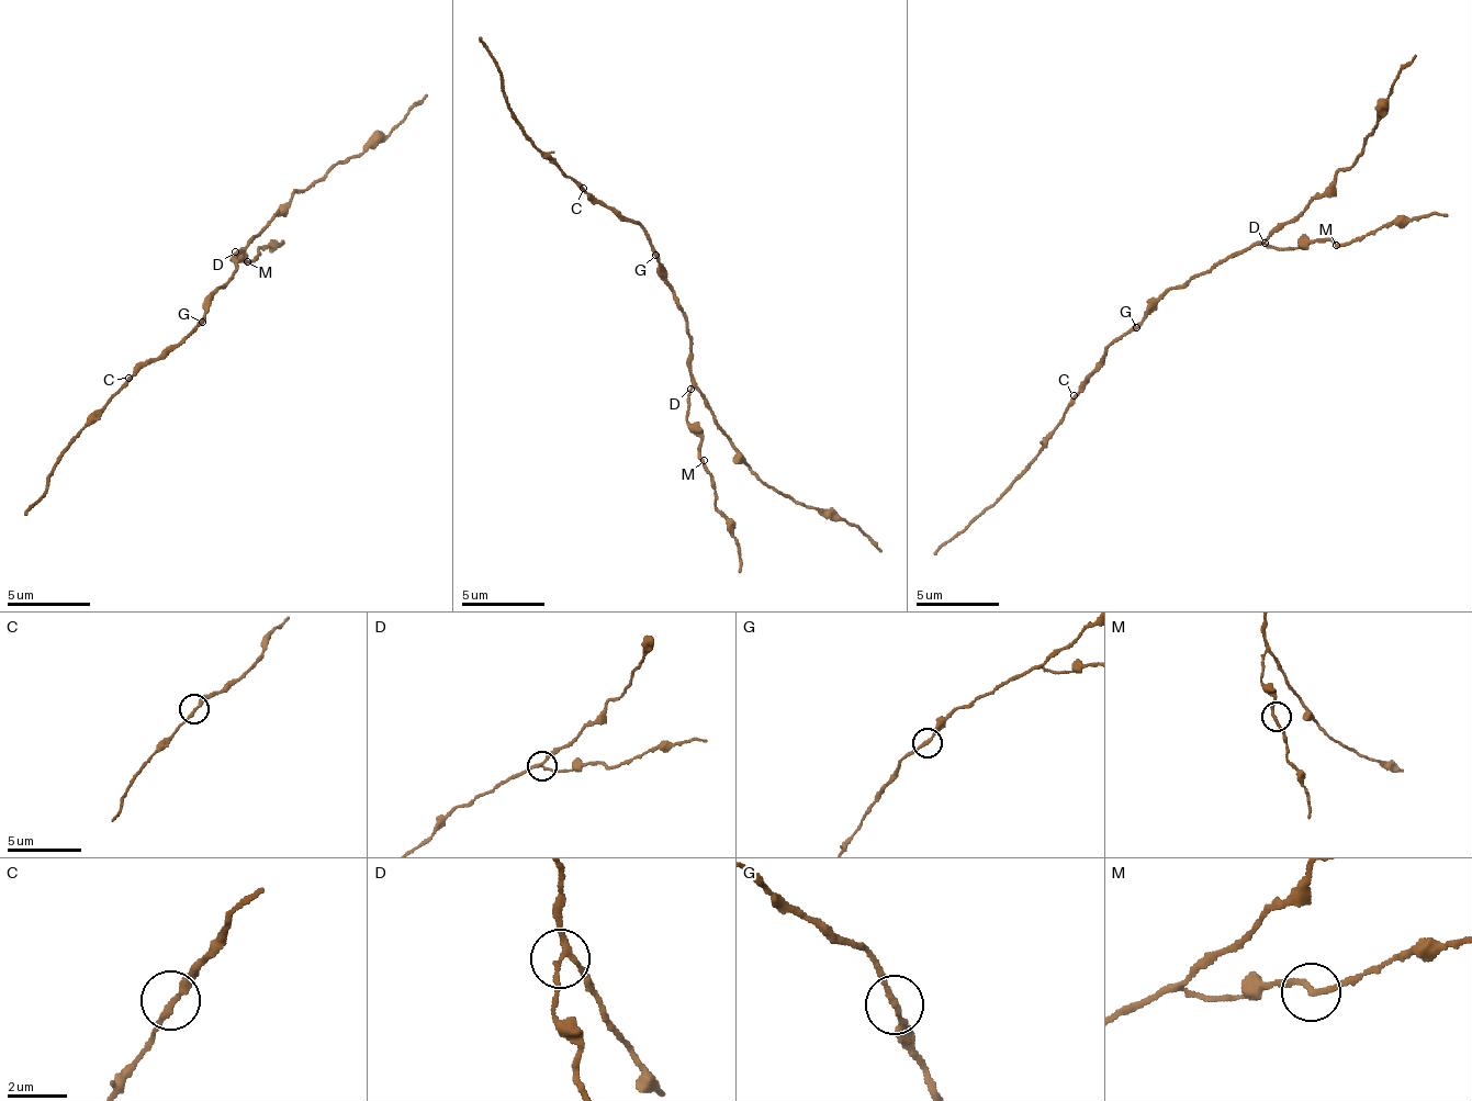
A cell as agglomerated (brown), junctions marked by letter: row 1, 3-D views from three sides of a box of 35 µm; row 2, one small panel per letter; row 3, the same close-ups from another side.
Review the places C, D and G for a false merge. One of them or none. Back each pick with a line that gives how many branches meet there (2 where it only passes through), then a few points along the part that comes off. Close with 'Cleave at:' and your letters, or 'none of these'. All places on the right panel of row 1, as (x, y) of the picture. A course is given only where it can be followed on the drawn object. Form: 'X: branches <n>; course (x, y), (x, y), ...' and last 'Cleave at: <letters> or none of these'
D: branches 3; course (1266, 242), (1303, 247), (1315, 242), (1348, 245), (1415, 217), (1448, 217)
Cleave at: D

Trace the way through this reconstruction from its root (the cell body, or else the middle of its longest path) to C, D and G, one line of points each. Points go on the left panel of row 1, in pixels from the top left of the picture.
C: (222, 284), (210, 303), (210, 311), (198, 325), (178, 344), (169, 344), (128, 378)
D: (222, 284), (237, 268), (236, 251)
G: (222, 284), (210, 299), (202, 322)

